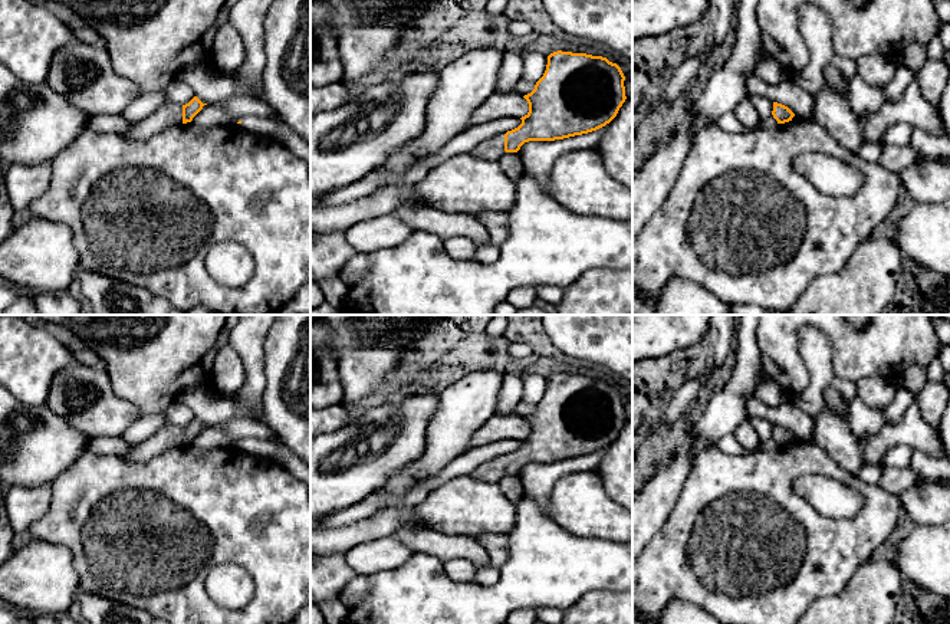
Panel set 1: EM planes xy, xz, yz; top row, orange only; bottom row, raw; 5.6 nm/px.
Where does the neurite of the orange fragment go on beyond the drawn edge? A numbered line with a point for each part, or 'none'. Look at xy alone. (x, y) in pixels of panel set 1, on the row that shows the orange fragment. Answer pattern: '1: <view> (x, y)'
1: xy (170, 114)

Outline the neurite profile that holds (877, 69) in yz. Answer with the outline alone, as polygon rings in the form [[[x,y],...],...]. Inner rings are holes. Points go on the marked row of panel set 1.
[[[880,52],[857,59],[858,76],[872,86],[885,88],[897,70],[898,58]]]

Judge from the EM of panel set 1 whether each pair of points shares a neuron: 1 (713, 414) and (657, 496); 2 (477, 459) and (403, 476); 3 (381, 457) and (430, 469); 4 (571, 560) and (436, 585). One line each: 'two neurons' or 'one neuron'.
1: two neurons
2: two neurons
3: two neurons
4: one neuron

